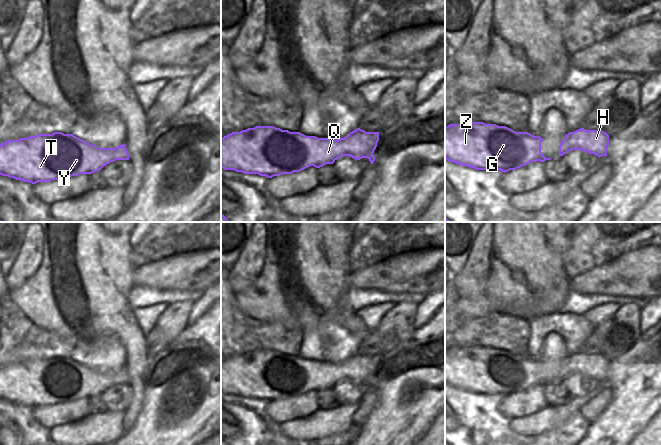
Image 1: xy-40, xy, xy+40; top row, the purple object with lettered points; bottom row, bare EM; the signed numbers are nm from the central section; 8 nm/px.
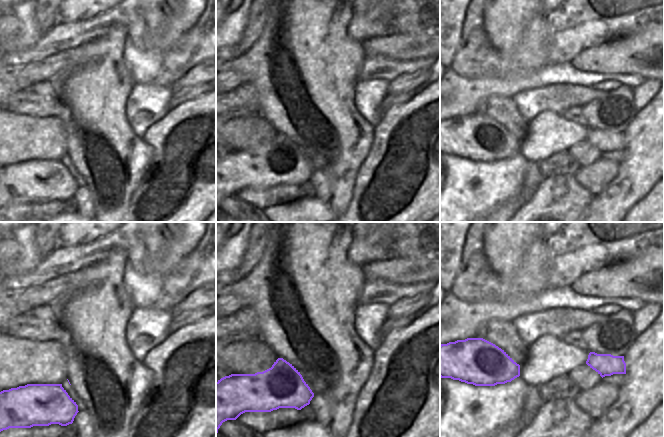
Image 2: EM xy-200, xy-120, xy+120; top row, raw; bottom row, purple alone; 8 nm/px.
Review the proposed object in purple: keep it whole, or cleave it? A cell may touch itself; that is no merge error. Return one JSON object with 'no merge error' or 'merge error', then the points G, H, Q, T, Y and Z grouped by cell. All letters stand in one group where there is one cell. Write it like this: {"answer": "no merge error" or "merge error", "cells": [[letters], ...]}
{"answer": "no merge error", "cells": [["G", "H", "Q", "T", "Y", "Z"]]}

